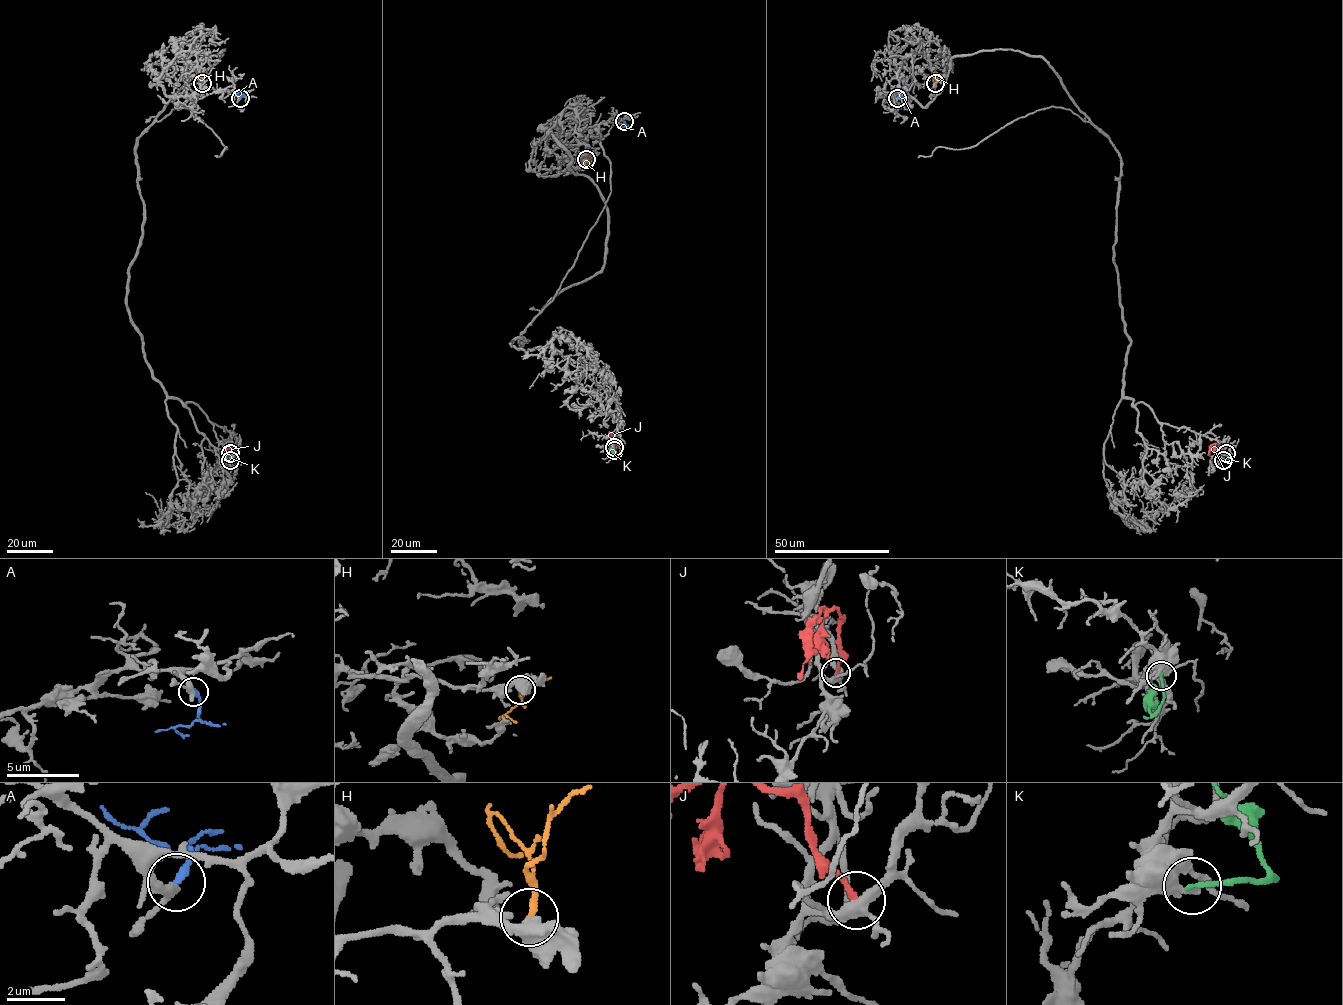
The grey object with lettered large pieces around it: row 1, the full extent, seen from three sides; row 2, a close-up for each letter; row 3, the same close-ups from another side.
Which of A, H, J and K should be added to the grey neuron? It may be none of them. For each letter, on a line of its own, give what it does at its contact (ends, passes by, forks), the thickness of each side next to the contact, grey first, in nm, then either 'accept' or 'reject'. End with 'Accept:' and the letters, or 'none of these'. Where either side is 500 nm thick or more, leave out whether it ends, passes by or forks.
A: it ends; calibres 320 and 280 nm; reject
H: calibres 550 and 220 nm; reject
J: it ends; calibres 360 and 200 nm; reject
K: it ends; calibres 400 and 160 nm; reject
Accept: none of these

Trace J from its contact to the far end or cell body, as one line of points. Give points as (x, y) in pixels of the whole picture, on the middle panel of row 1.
J: (614, 450), (615, 442), (609, 431)

